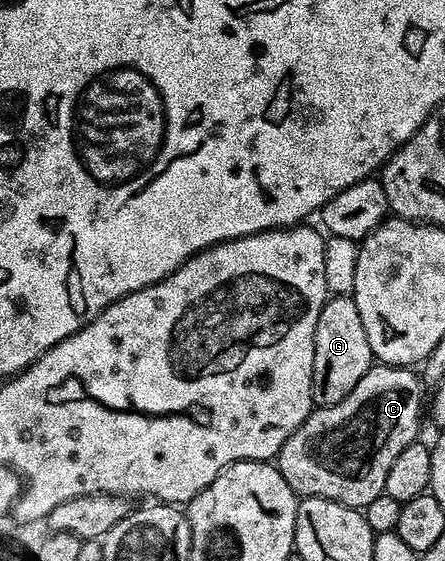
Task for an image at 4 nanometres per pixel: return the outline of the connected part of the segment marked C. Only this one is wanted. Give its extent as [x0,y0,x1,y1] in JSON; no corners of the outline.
[276,363,424,511]

